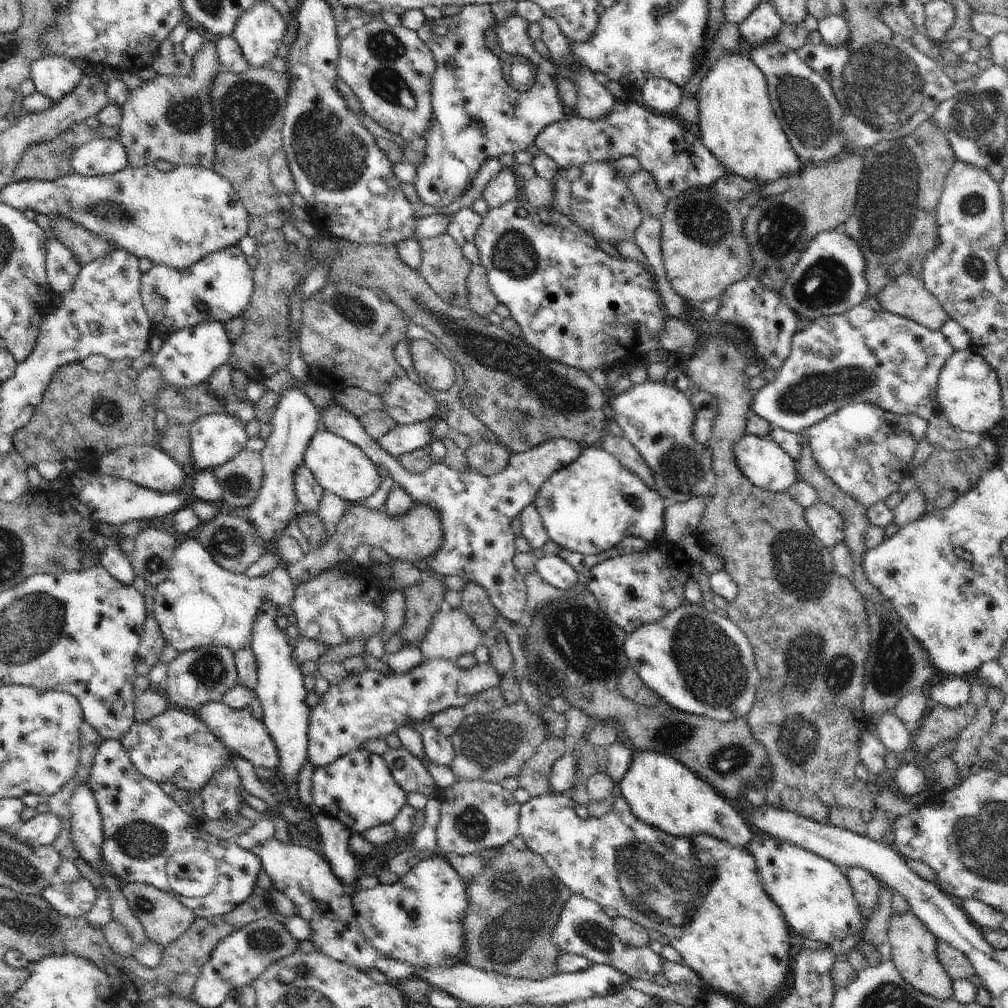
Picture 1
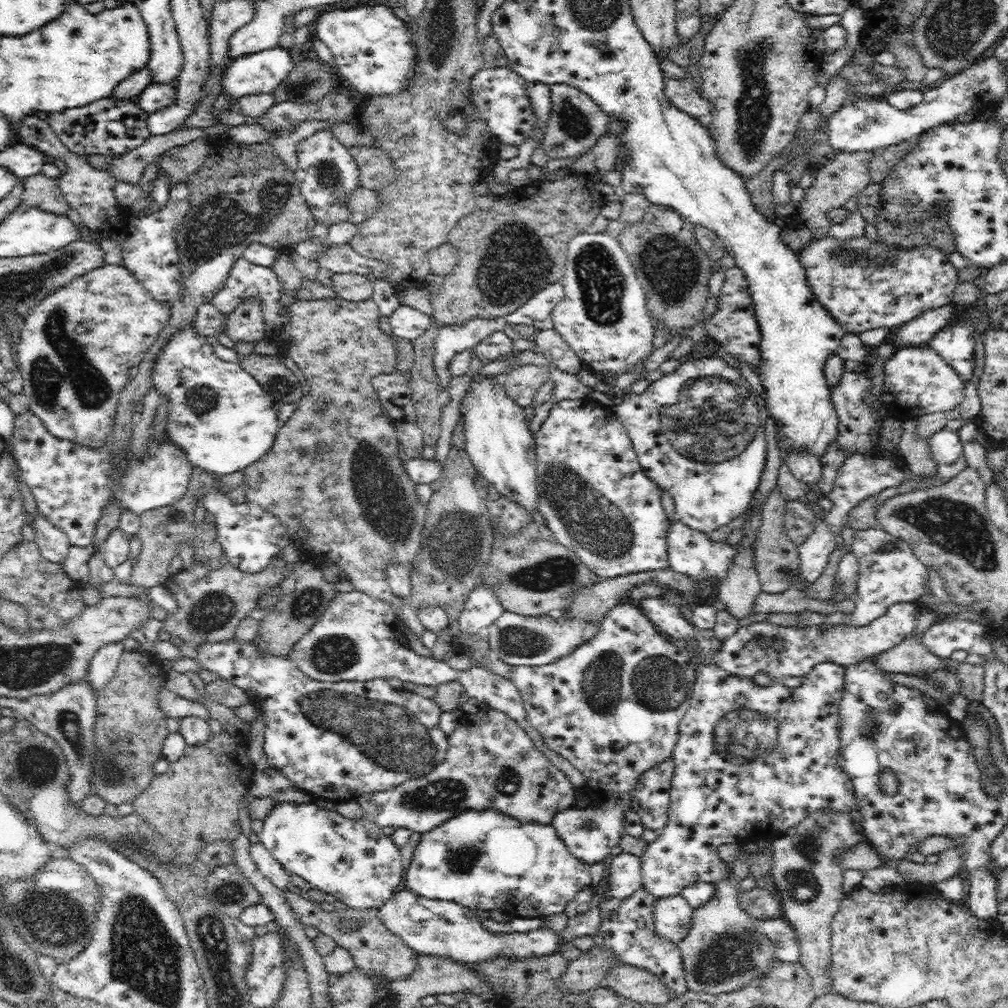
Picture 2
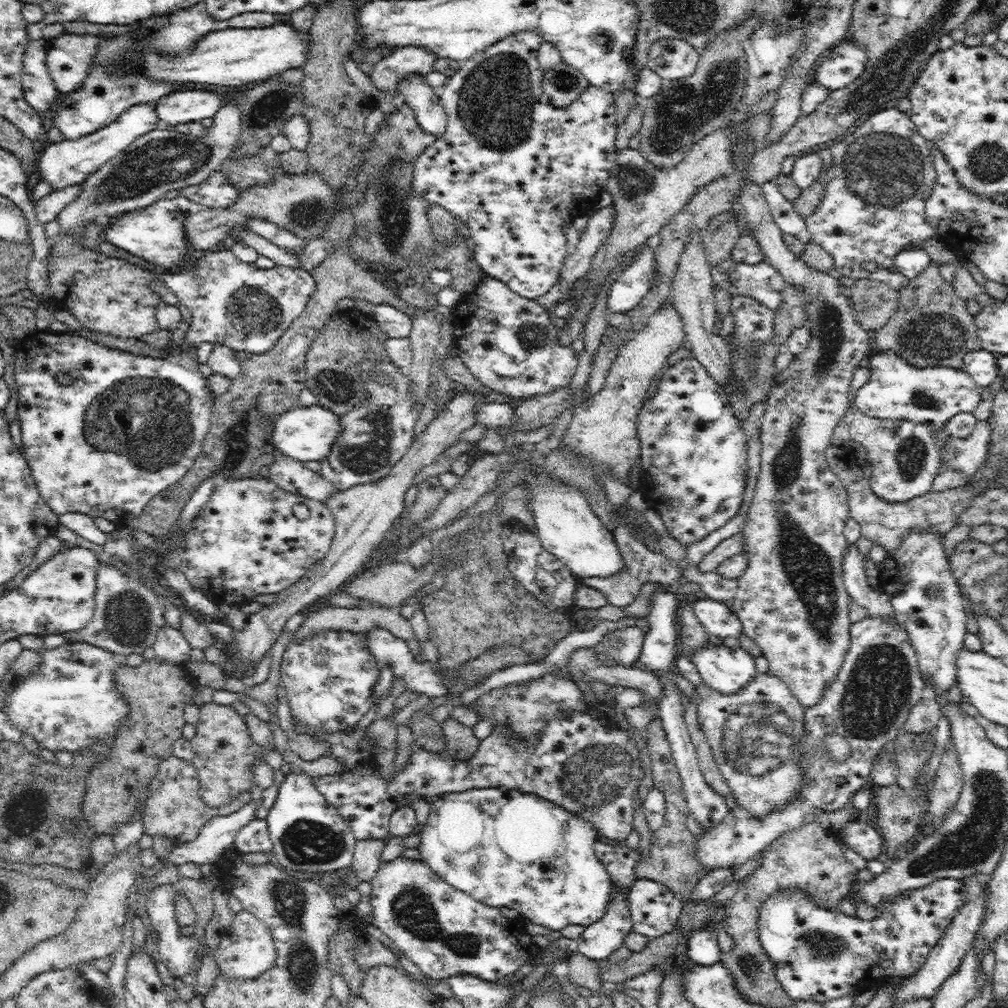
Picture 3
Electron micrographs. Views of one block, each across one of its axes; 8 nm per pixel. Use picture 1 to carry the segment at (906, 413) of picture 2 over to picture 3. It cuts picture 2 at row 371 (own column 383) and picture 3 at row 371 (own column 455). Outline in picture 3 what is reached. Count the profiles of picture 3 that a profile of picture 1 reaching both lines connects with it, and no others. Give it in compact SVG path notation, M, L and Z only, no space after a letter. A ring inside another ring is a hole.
M890 350L879 351L866 358L865 365L870 368L870 378L855 392L854 405L866 416L887 418L887 420L910 420L929 428L933 438L935 438L937 449L942 454L942 458L940 458L942 468L946 464L943 460L944 444L946 444L946 438L949 437L946 432L946 422L956 414L973 413L980 401L982 388L962 368L917 368Z

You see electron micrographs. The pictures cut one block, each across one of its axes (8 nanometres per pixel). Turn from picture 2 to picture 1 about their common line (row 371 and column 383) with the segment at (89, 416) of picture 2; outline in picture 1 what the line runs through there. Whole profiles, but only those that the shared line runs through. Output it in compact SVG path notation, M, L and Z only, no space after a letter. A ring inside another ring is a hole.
M380 15L360 22L339 44L336 72L352 88L366 115L384 130L412 143L431 128L435 59L416 31L403 25L390 27Z

